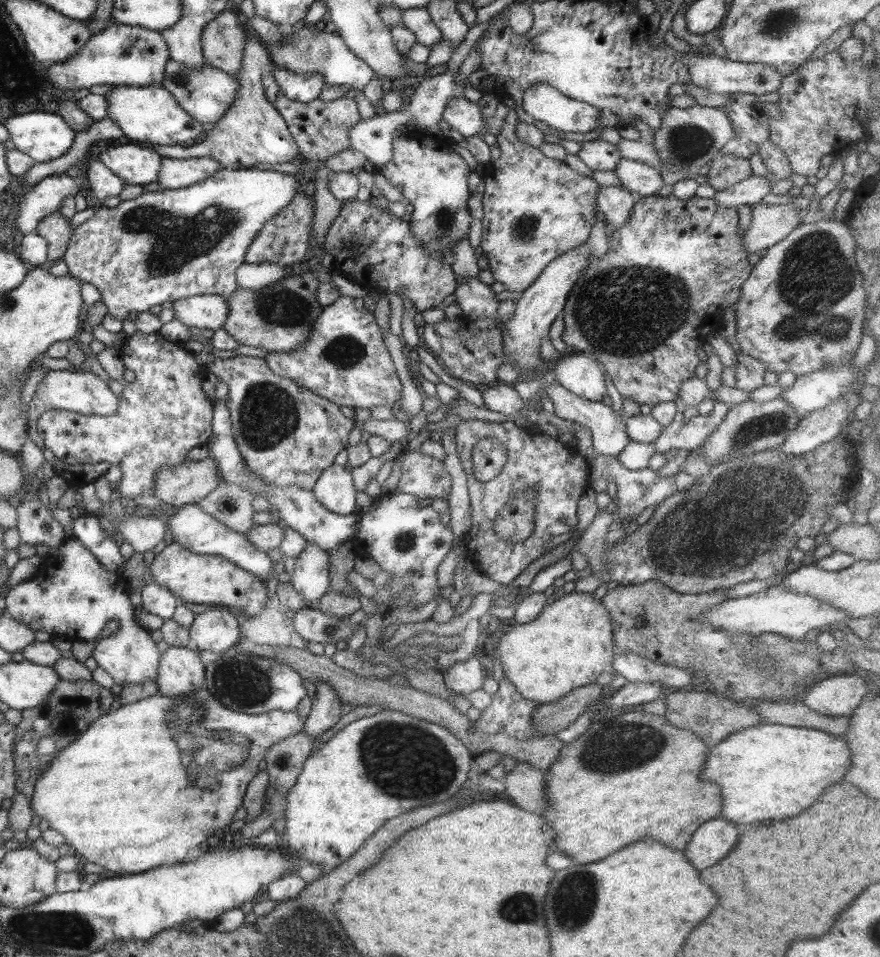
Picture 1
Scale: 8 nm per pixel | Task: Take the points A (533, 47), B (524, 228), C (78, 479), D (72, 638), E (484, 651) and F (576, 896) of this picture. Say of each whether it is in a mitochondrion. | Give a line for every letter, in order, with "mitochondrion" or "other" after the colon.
A: mitochondrion
B: mitochondrion
C: other
D: other
E: other
F: mitochondrion

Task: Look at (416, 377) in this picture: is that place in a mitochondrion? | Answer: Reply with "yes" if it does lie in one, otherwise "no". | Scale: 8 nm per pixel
no

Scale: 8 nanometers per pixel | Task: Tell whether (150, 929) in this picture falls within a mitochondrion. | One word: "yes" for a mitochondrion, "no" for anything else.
no

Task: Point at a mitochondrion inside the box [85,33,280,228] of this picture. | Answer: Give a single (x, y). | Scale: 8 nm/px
(179, 79)

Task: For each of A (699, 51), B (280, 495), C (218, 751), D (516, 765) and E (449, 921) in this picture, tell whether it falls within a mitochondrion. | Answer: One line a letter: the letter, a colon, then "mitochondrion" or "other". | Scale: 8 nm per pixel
A: other
B: other
C: mitochondrion
D: other
E: other

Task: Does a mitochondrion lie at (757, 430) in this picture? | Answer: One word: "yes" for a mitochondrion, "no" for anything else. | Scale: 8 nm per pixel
yes

